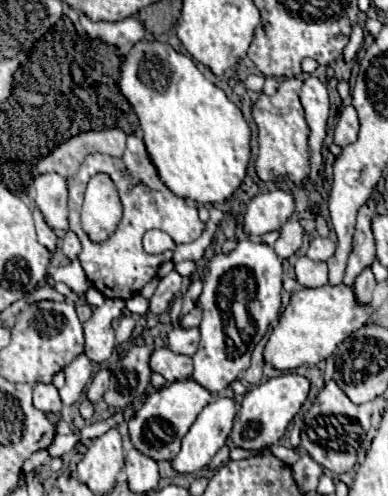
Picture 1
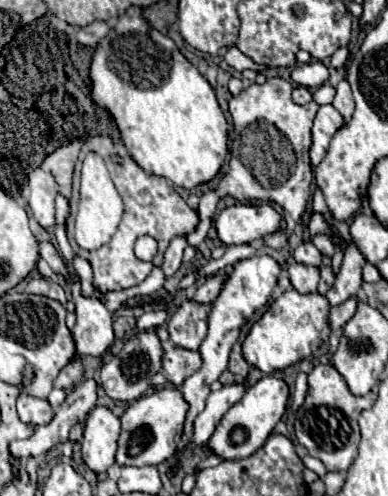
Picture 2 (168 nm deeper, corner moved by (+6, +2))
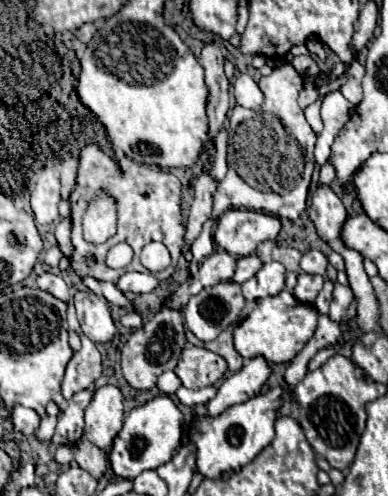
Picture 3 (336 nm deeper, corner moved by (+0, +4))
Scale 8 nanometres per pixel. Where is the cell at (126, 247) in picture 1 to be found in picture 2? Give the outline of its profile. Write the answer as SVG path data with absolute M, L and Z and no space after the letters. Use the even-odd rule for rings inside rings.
M94 136L90 140L84 142L82 146L82 154L80 154L80 160L76 164L76 174L74 174L74 186L72 186L72 196L70 196L70 216L66 218L66 234L68 234L68 242L72 246L72 250L80 256L86 256L88 262L92 264L94 268L94 288L98 288L100 292L110 292L110 290L122 290L122 288L130 288L130 286L136 286L140 282L144 282L144 278L150 274L150 270L154 266L160 266L162 264L162 256L164 256L164 250L168 248L170 240L174 236L186 236L190 234L198 224L198 214L196 210L192 210L184 198L172 188L168 186L168 182L162 178L162 176L152 176L152 174L146 174L126 152L124 146L116 146L110 138L104 138L104 136ZM90 152L98 152L108 170L110 170L110 178L116 186L116 190L120 192L122 200L124 200L124 216L122 216L122 222L114 234L114 238L104 244L102 248L98 250L82 250L74 236L72 236L72 228L74 228L74 206L78 204L78 172L80 172L80 164L82 164L82 158ZM112 156L120 156L122 158L122 164L116 164L112 160ZM142 234L148 234L152 236L154 240L158 240L158 256L152 260L152 262L142 262L134 256L134 242L138 236Z

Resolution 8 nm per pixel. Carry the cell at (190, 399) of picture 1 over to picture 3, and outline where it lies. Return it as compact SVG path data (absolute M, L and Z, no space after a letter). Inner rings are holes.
M160 394L150 402L146 402L144 406L134 408L126 416L124 426L110 450L112 470L116 476L132 480L144 470L154 470L166 464L180 446L180 442L182 442L182 412L170 396Z

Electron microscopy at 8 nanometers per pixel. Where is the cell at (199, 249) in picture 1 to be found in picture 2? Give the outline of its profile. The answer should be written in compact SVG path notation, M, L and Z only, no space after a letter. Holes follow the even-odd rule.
M268 78L264 84L252 84L240 96L230 100L230 116L234 125L230 160L238 160L238 162L234 162L234 166L228 166L226 174L220 178L214 190L200 196L200 208L198 208L200 222L194 228L194 232L190 232L188 236L190 246L198 246L206 238L218 200L224 196L234 196L234 200L240 202L252 202L252 200L274 202L282 206L286 214L286 222L290 226L300 222L300 216L302 212L306 212L310 200L312 166L310 166L308 150L310 150L310 128L318 104L310 102L298 106L292 102L290 92L292 92L292 84L286 82L284 78Z

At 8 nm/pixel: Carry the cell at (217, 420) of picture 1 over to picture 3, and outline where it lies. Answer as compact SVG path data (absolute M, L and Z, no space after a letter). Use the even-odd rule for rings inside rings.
M264 358L246 360L242 370L238 370L236 374L228 376L222 382L216 396L208 402L208 414L220 416L226 408L256 396L262 384L268 380L268 376L270 376L270 364Z

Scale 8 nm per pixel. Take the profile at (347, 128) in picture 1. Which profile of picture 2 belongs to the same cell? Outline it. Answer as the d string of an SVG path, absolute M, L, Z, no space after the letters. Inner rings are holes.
M340 80L336 86L336 96L332 106L344 116L344 122L350 122L352 112L354 112L354 100L352 100L352 92L350 92L350 84L348 80Z

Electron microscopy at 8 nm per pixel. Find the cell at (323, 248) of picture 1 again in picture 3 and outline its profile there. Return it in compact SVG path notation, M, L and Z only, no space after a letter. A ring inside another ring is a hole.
M316 248L304 252L302 262L300 262L300 268L302 268L304 272L308 272L308 274L322 274L322 276L324 276L326 266L328 266L326 256L324 256L320 250L316 250Z

